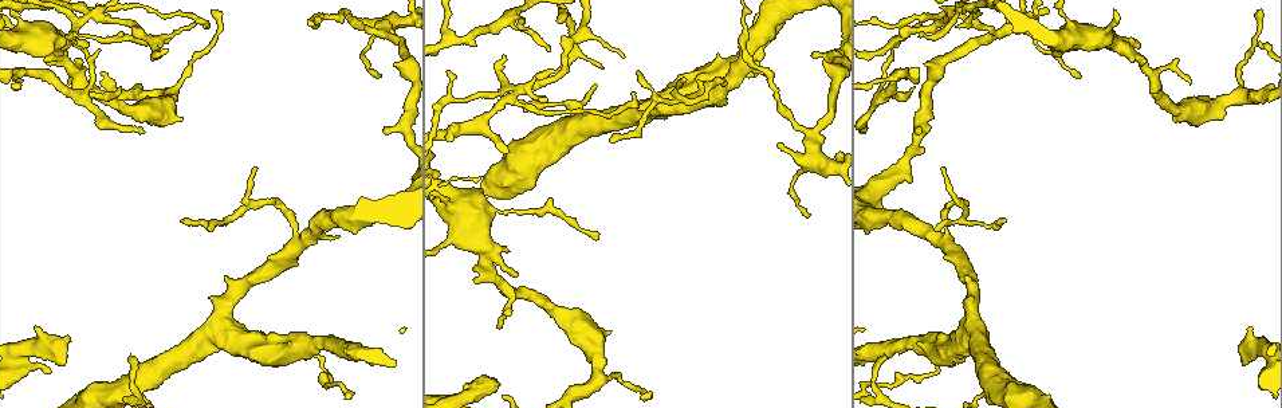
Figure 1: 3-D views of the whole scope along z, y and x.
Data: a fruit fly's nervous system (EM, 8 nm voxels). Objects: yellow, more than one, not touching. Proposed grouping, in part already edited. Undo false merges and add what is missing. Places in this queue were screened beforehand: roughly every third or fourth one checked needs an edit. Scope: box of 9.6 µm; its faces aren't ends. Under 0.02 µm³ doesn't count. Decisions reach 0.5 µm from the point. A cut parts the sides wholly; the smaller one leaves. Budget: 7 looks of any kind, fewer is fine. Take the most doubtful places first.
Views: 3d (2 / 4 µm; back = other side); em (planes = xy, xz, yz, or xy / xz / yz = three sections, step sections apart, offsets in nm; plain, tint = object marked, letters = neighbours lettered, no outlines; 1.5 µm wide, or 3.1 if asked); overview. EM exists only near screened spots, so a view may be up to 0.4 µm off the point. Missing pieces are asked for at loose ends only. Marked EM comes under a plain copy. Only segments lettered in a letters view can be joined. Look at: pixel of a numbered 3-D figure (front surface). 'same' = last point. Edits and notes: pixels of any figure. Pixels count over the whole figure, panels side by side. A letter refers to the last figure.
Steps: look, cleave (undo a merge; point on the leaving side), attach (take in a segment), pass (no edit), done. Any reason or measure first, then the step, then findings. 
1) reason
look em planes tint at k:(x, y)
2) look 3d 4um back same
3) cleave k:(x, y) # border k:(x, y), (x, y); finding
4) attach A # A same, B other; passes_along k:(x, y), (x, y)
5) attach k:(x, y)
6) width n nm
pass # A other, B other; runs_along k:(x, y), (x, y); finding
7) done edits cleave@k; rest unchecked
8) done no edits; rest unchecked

sudden change in width
look em xz step 8 letters at 1:(1119, 46)

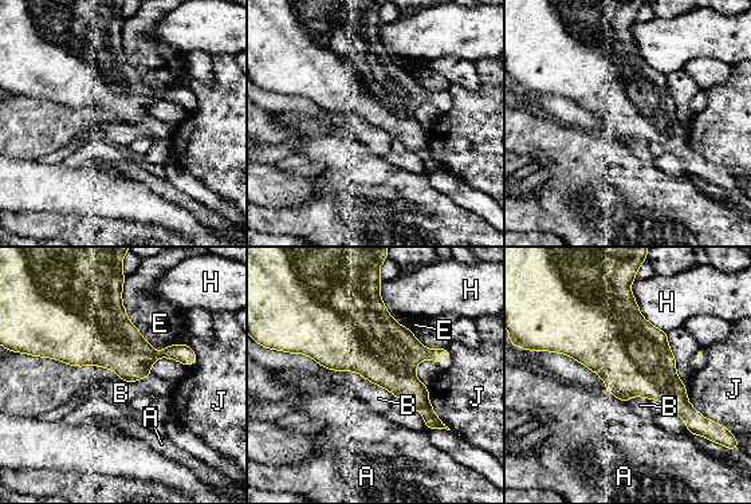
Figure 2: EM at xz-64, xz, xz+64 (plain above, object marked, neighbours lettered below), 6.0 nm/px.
width 160 nm
pass # A other, B other, E other, H other, J other; border 2:(343, 370), (360, 373), (394, 396); continuous, no second neuron

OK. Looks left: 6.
an open end
look 3d 4um at 1:(1006, 22)

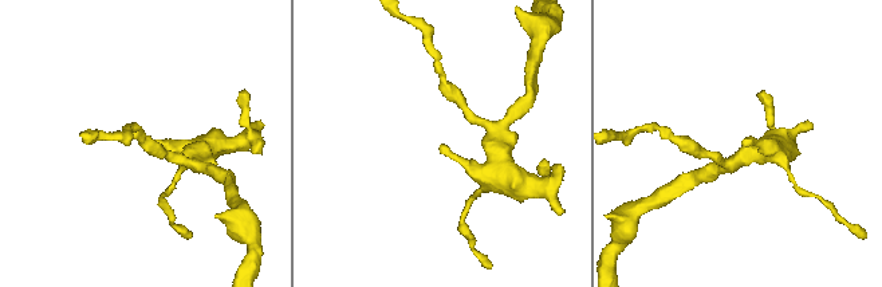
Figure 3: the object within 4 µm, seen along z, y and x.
look em planes letters at 3:(742, 145)

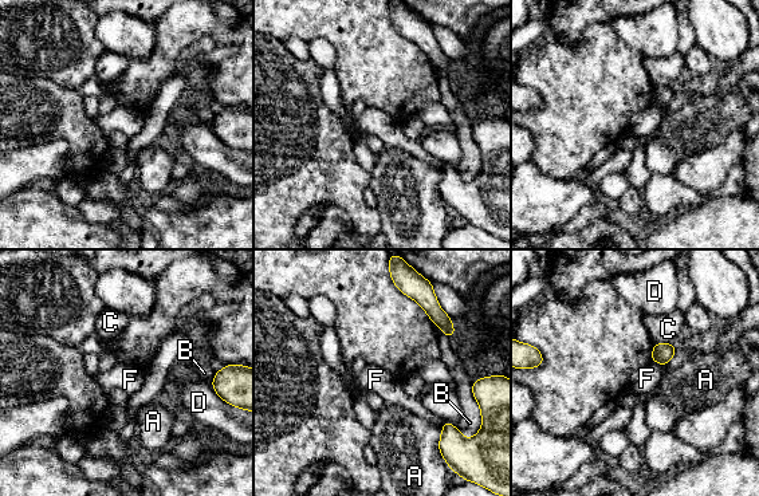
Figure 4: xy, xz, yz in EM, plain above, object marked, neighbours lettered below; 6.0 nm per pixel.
pass # A other, B other, C other, D other, F other; border 4:(652, 359), (661, 366); none of them fits

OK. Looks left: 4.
free end
look em xz step 8 tint at 1:(169, 41)

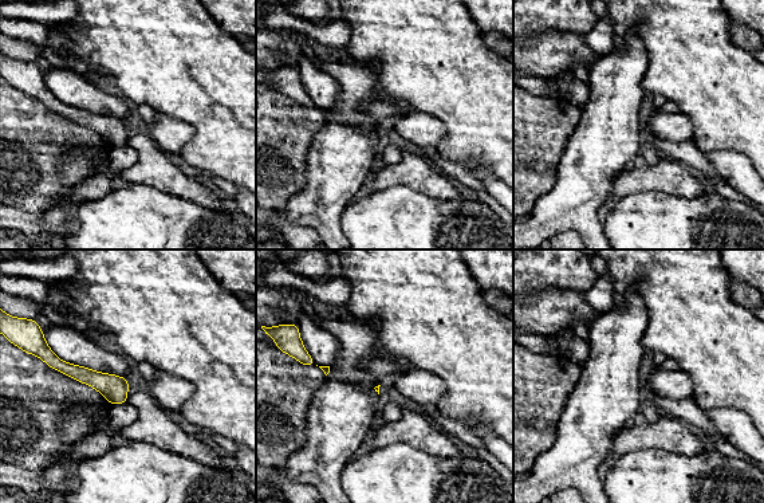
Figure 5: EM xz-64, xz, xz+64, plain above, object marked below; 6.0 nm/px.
look em planes letters same

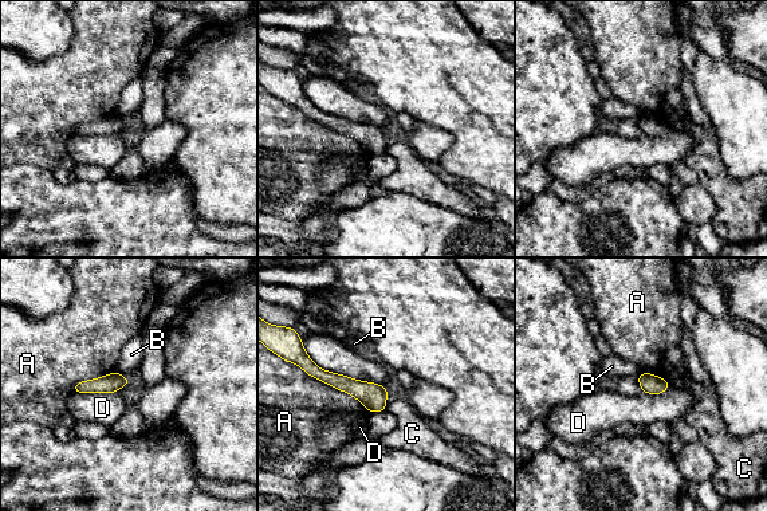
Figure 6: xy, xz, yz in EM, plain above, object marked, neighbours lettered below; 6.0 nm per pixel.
width 110 nm
pass # A other, B other, C other, D other; runs_along 6:(309, 366), (369, 393), (382, 405); no lettered segment goes on from it

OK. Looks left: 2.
done no edits; rest unchecked

